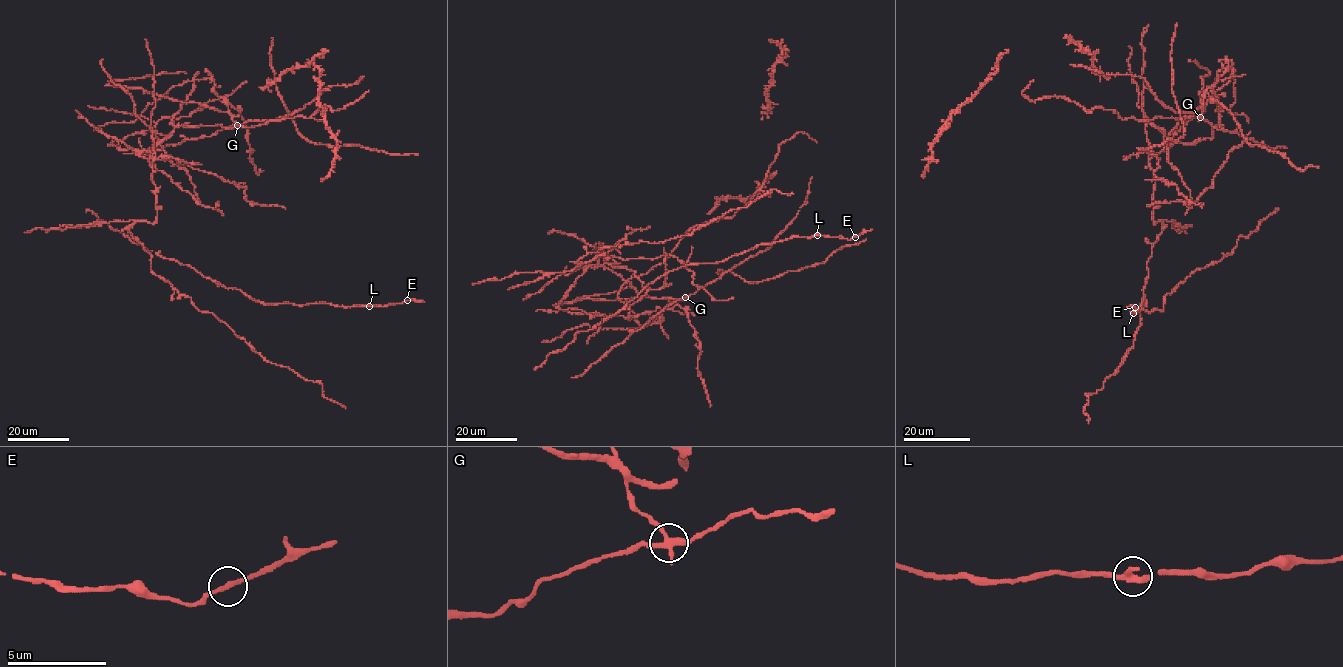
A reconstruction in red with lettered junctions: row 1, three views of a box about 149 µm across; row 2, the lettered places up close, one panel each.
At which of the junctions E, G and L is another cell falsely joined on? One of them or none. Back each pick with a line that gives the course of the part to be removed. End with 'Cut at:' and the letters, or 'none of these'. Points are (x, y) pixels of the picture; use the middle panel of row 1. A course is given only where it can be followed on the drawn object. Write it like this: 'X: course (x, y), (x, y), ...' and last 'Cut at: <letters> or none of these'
G: course (686, 297), (637, 317), (558, 307), (605, 254), (576, 262), (587, 253), (665, 242), (772, 189), (793, 193)
Cut at: G

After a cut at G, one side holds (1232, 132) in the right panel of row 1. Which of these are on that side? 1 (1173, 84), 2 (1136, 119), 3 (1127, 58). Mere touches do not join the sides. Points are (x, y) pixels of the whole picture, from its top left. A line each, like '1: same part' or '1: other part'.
1: same part
2: same part
3: other part

